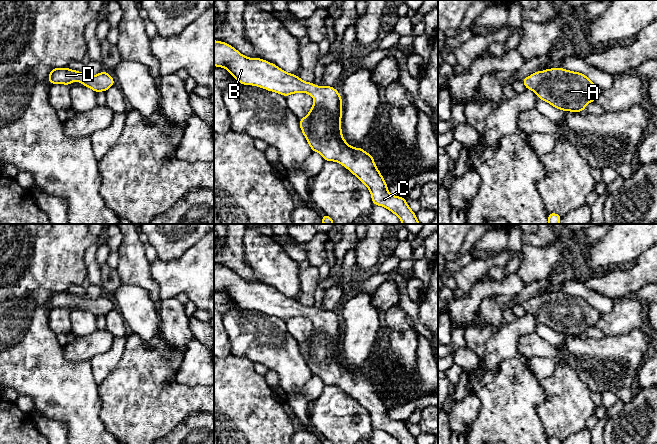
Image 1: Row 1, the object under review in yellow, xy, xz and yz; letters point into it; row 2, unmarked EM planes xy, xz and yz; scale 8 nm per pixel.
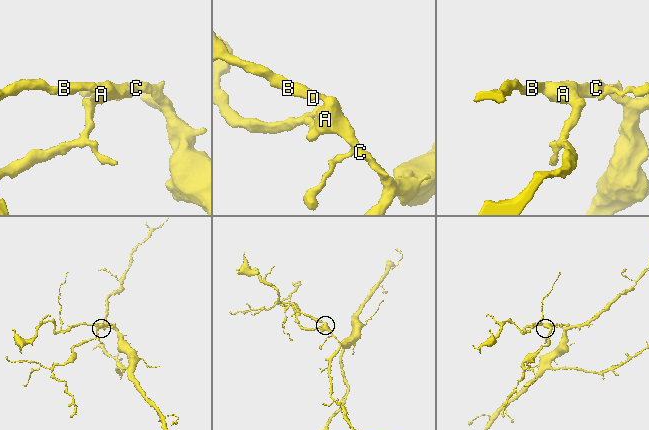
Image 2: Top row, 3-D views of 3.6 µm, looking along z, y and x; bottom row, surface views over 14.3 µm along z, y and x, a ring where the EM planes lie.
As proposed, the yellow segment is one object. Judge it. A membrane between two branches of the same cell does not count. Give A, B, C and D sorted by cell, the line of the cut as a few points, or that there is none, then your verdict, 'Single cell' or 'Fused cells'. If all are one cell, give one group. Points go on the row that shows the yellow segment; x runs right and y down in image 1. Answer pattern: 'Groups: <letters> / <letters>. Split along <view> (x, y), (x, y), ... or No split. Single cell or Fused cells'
Groups: A B C D. No split. Single cell

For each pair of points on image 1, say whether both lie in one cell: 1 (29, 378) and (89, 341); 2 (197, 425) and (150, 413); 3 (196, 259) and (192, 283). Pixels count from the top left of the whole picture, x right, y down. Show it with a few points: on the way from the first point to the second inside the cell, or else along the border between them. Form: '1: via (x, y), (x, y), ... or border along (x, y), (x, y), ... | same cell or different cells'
1: border along (64, 346), (64, 357), (67, 360), (87, 360) | different cells
2: border along (203, 412), (191, 414), (168, 433) | different cells
3: via (196, 265), (196, 277) | same cell

